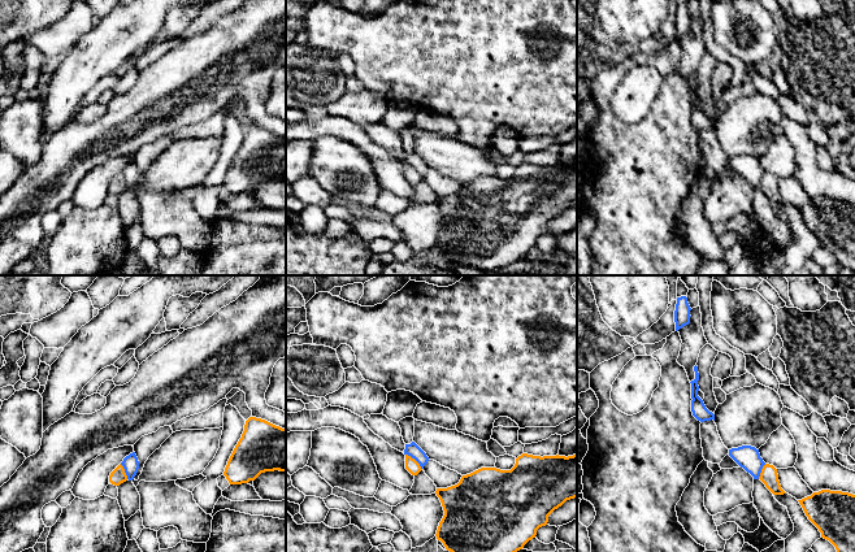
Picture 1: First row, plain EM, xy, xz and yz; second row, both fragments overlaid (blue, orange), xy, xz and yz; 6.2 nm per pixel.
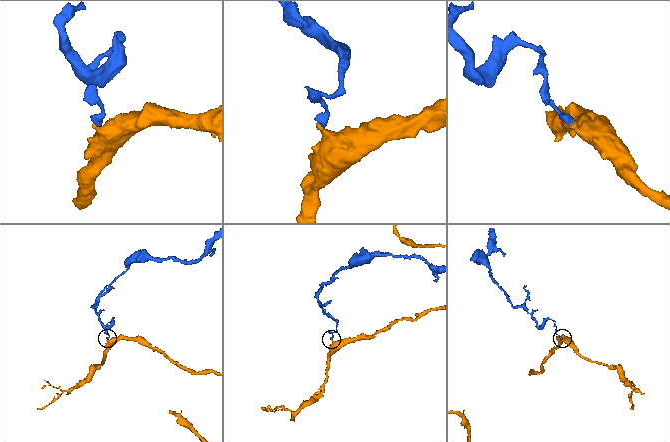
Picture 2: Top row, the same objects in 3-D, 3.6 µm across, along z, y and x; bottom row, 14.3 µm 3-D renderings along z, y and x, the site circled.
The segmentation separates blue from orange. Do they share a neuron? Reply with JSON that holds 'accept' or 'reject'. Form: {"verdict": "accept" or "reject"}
{"verdict": "reject"}

